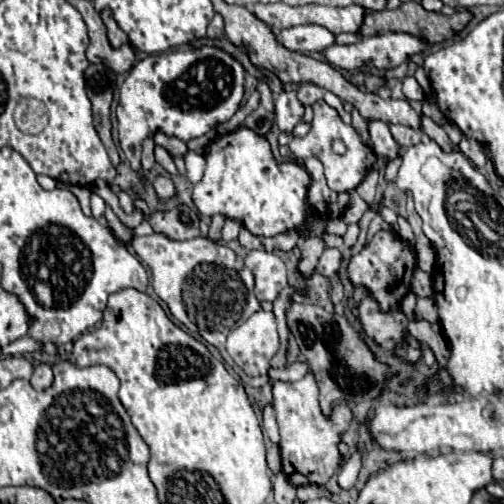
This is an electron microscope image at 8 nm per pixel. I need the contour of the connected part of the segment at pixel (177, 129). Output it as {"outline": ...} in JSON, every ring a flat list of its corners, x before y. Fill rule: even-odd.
{"outline":[[199,47,149,55,135,63,119,91,117,121,119,143,127,151,133,171,141,169,141,145,159,129,181,141,205,135,219,123,227,123,243,99,245,71,239,61,219,47]]}

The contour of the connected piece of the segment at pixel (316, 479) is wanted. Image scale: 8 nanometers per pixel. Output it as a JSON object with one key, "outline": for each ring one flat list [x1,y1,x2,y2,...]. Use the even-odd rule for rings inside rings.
{"outline":[[307,373,297,383,283,383,275,381,273,385,273,407,277,415,277,425,281,433,281,461,283,471,289,475,293,485,325,485,329,477,339,467,339,451,337,443,341,441,341,433,351,423,351,409,347,405,339,405,331,411,331,417,325,417,319,409,319,387,311,373],[311,477,313,479,307,479]]}

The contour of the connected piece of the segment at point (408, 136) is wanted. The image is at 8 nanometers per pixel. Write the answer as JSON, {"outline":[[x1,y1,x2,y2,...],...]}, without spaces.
{"outline":[[389,125,393,139,401,145,401,147,411,147,413,143,419,143,423,137,421,129,411,129,407,125]]}

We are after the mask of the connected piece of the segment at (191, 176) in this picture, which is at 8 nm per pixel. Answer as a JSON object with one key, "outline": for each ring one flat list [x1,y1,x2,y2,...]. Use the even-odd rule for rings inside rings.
{"outline":[[189,151,185,155,185,165,187,165,187,179,195,185,201,177,203,177,203,169,205,169,205,159,203,155,197,155,193,151]]}

